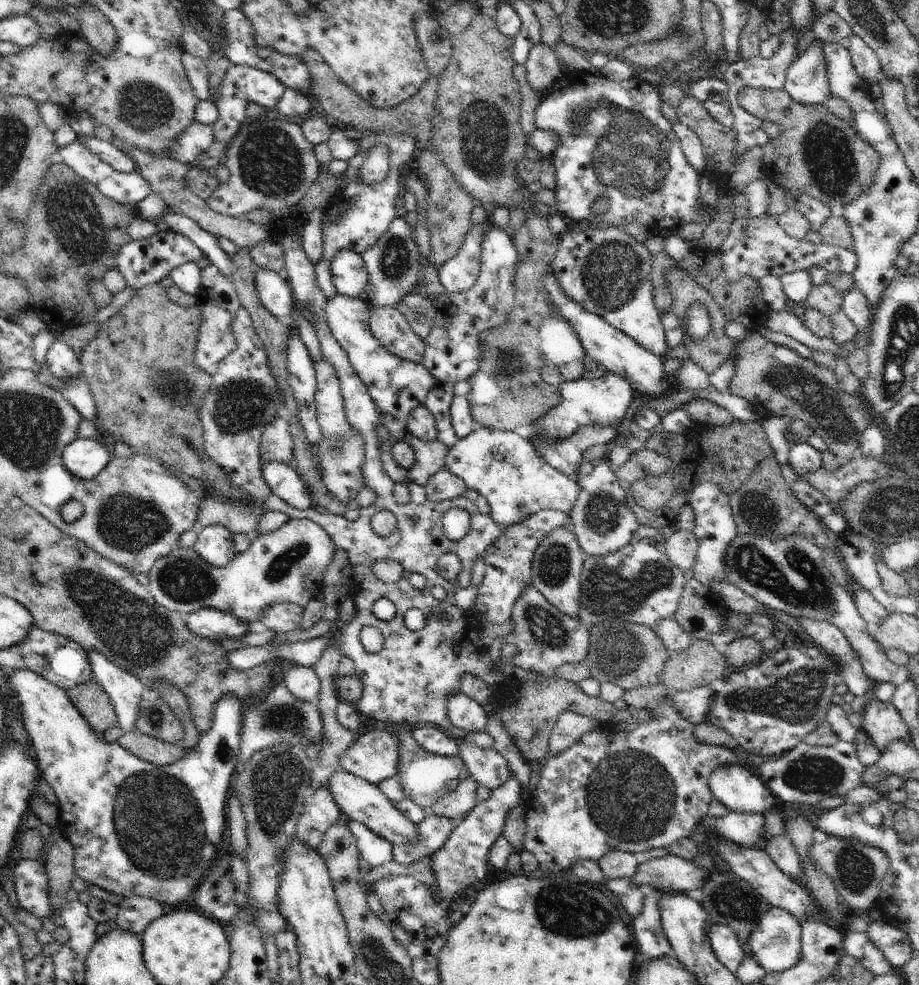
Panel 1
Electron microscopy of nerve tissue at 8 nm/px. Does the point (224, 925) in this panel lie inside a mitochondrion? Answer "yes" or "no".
no

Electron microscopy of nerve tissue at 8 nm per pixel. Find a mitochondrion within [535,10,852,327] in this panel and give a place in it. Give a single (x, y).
(632, 157)

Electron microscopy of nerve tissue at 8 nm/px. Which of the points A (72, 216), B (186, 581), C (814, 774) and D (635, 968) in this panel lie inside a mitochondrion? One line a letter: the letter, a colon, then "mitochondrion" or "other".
A: mitochondrion
B: mitochondrion
C: mitochondrion
D: other

